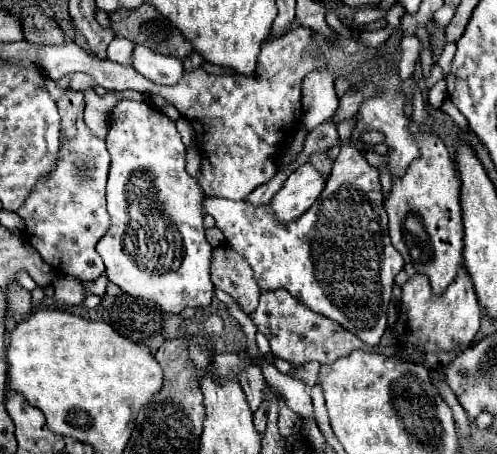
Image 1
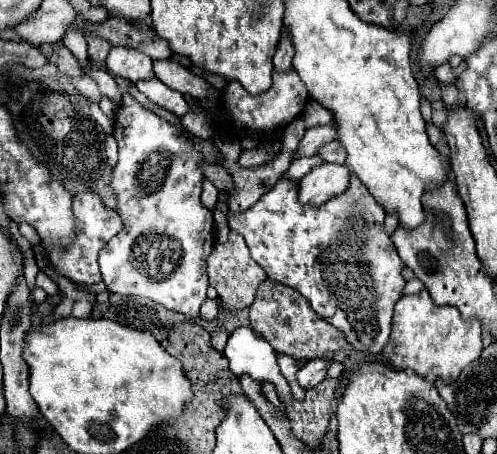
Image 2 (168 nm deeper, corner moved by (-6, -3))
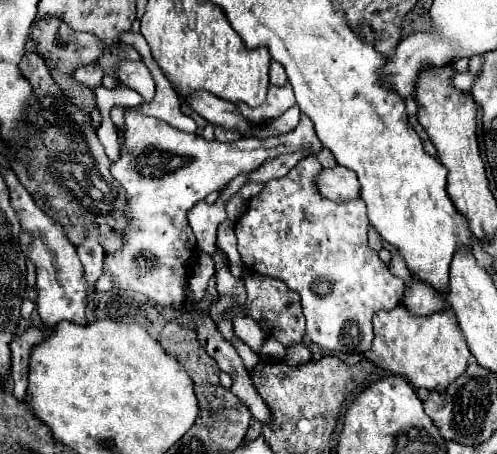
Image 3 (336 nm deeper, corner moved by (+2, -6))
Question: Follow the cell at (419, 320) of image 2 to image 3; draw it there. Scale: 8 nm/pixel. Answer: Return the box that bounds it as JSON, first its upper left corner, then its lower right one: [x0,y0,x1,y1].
[364,305,470,393]

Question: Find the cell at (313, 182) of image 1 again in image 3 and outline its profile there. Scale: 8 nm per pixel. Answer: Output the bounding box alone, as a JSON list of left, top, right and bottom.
[316,165,360,201]

